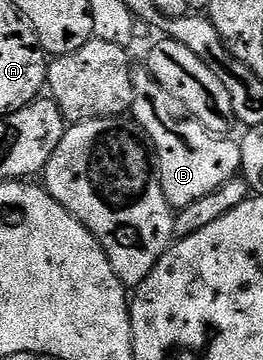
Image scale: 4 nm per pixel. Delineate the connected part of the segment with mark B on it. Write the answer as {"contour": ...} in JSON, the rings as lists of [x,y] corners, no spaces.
{"contour":[[[136,69],[131,79],[133,100],[130,113],[153,147],[161,192],[165,192],[165,200],[171,205],[172,211],[177,212],[193,204],[193,200],[201,200],[201,196],[209,196],[209,192],[217,192],[221,184],[242,171],[241,148],[234,137],[209,132],[205,124],[181,112],[171,94],[157,84],[150,70]]]}

